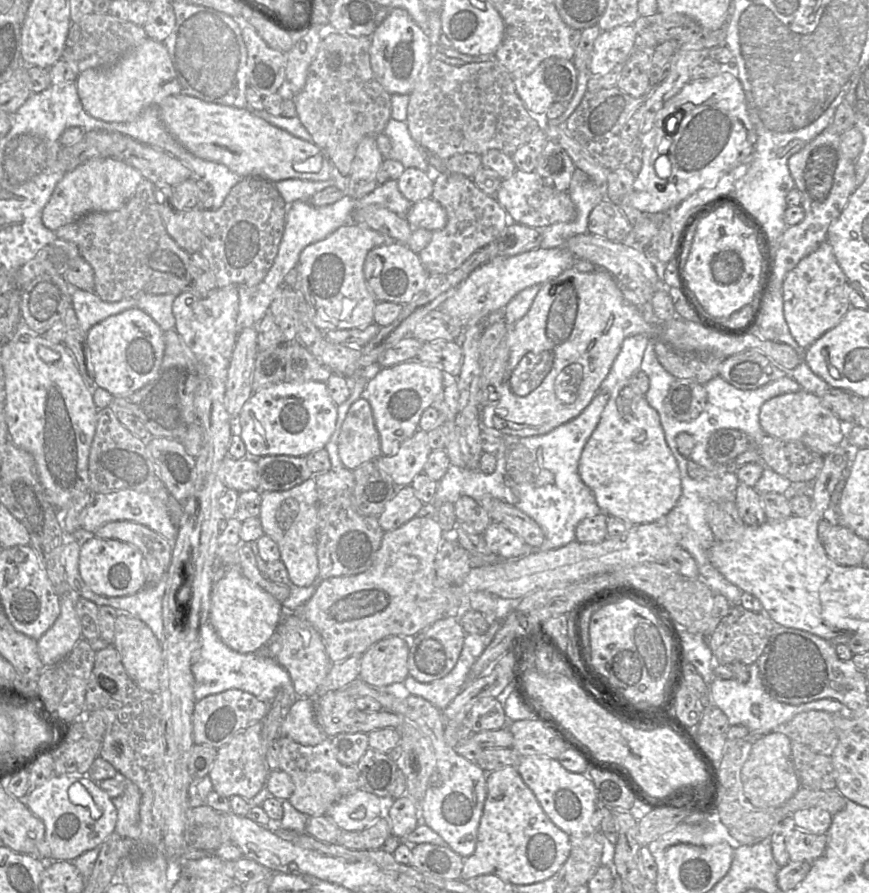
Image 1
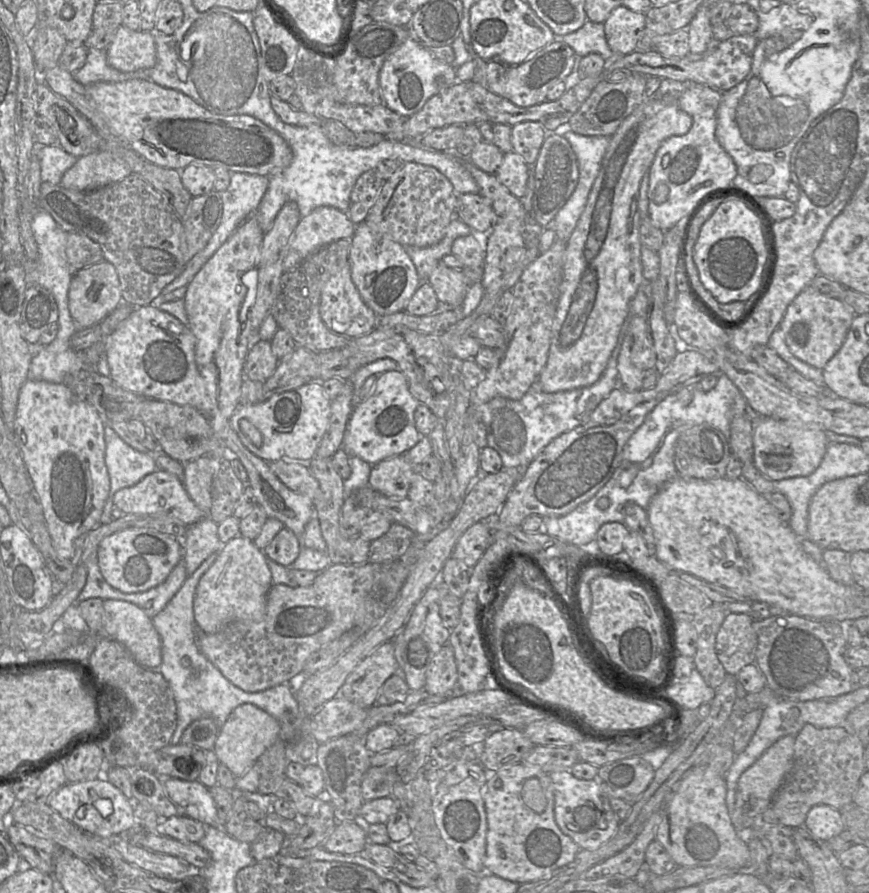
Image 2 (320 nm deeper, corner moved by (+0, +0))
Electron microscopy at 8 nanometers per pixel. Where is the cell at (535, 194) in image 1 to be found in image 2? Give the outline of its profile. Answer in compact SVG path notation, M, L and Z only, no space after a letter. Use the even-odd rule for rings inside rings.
M512 150L504 154L503 162L495 175L512 195L521 199L526 193L530 167L519 154Z

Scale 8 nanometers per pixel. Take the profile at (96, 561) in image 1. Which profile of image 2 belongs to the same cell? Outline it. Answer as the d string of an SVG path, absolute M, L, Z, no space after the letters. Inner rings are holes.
M128 528L104 538L97 550L106 582L123 593L144 592L162 583L182 559L182 546L174 537L148 528Z

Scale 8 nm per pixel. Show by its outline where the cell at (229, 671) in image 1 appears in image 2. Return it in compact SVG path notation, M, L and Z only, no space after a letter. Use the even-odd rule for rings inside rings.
M213 553L205 559L195 572L186 578L165 608L152 618L152 623L161 640L162 663L160 673L169 683L177 707L177 725L170 744L179 744L184 730L199 718L211 717L220 731L230 713L237 706L250 703L264 710L280 723L279 739L291 743L292 761L316 764L316 749L319 744L312 735L300 736L300 725L308 717L299 708L295 699L295 685L300 681L300 676L263 691L247 692L230 682L199 650L193 615L194 596L201 576L213 564L217 556L218 553ZM290 711L294 712L297 718L291 717Z

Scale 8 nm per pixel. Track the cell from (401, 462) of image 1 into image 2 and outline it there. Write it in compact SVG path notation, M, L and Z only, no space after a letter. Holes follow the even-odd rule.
M396 455L372 465L369 486L389 498L406 498L415 471L404 455Z

